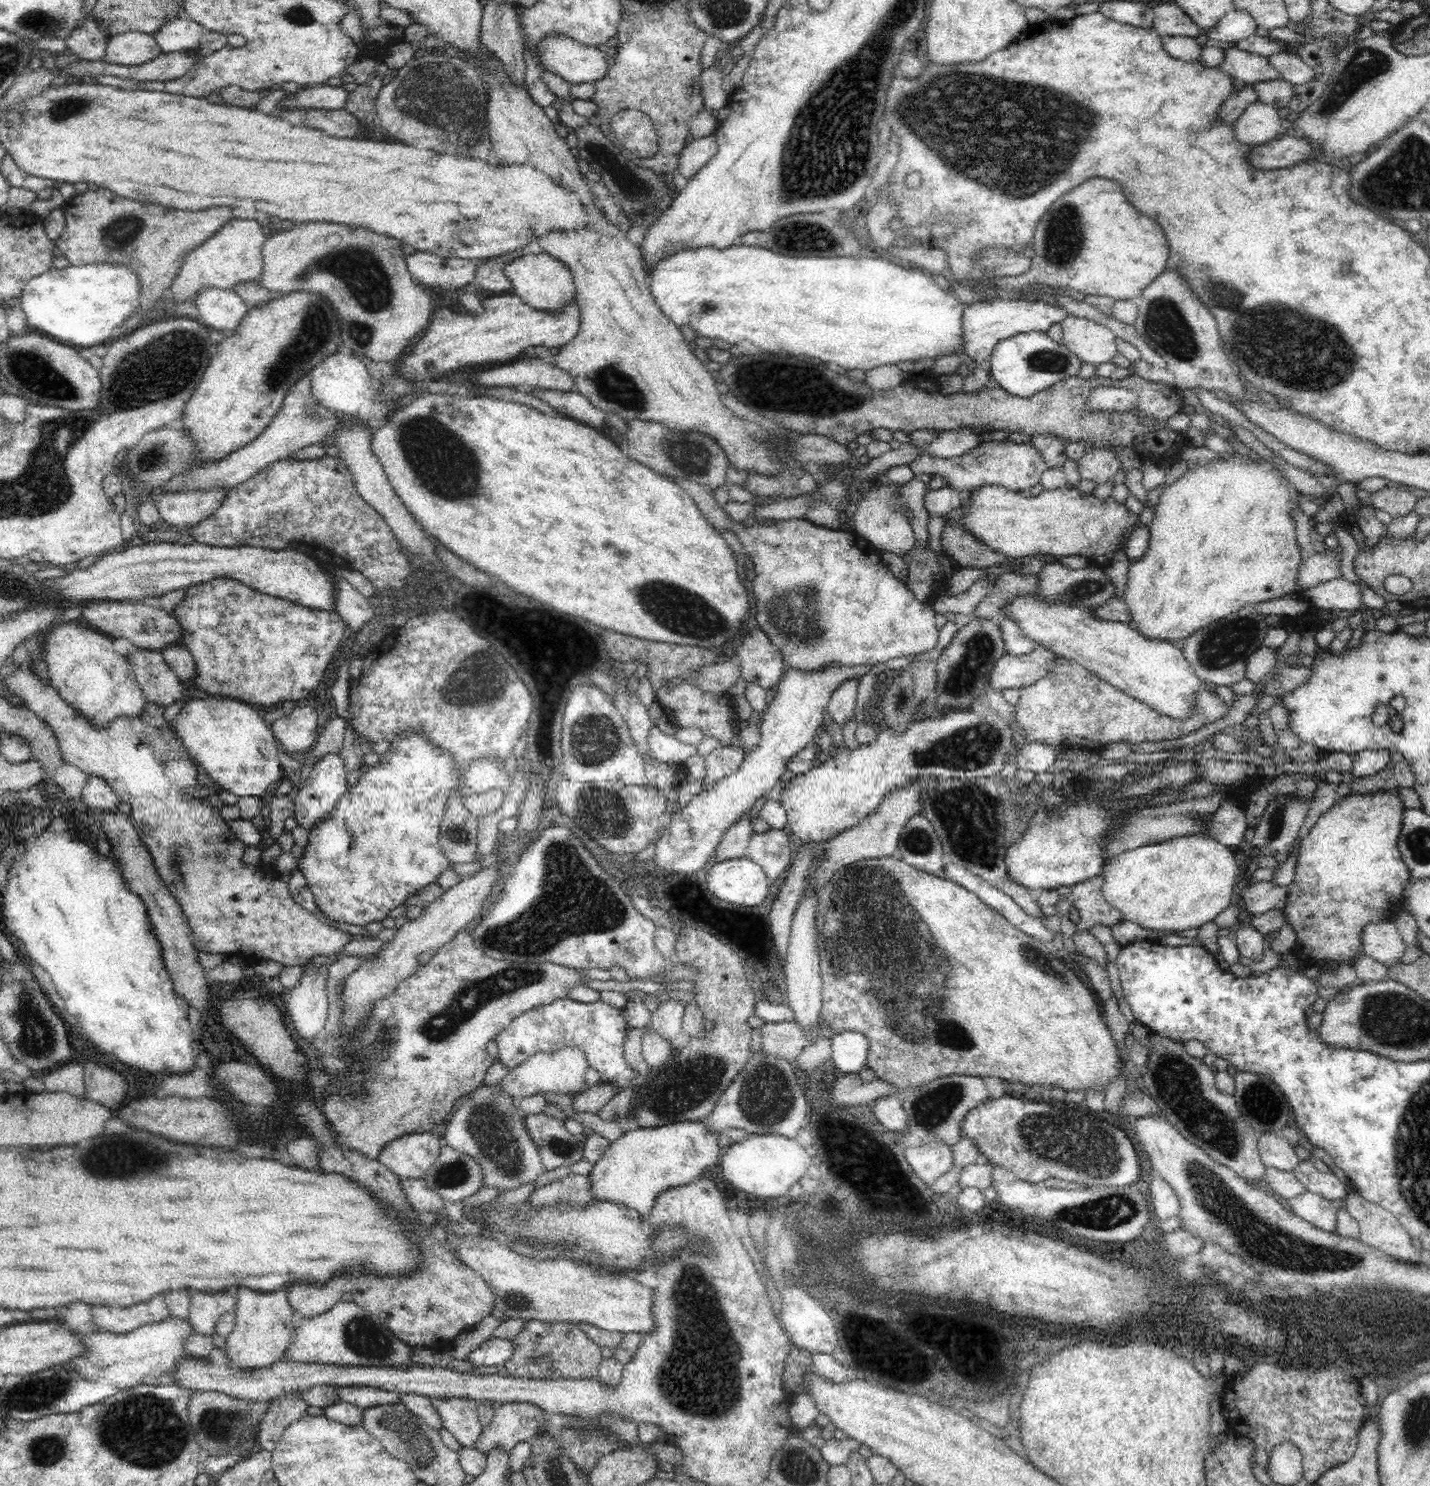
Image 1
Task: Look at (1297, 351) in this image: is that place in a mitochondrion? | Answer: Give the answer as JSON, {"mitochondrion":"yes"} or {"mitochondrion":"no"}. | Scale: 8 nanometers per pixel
{"mitochondrion":"yes"}

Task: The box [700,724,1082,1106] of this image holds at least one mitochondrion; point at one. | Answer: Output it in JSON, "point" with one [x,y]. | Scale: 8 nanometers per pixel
{"point":[914,1001]}

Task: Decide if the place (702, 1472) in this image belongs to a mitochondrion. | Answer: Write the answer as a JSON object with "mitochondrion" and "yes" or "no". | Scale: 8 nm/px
{"mitochondrion":"no"}

